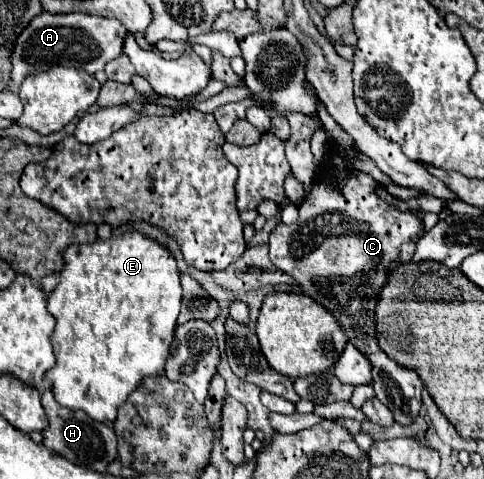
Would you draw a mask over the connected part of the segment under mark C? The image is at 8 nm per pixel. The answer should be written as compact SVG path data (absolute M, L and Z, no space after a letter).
M327 156L321 166L319 180L313 182L305 202L299 206L299 220L291 226L277 226L269 238L269 256L271 262L291 276L303 294L309 294L325 306L333 316L337 316L339 326L345 330L349 342L369 358L373 366L373 390L375 398L379 398L395 416L399 424L411 424L411 420L419 414L421 408L421 388L423 382L415 370L409 370L395 360L391 360L377 344L375 338L375 312L377 312L377 294L381 294L381 286L389 280L389 274L399 264L399 246L405 242L415 242L423 234L423 222L419 218L419 210L399 210L395 204L389 204L377 194L377 188L387 188L377 182L367 172L355 170L341 156Z

